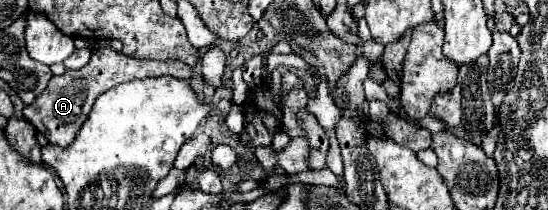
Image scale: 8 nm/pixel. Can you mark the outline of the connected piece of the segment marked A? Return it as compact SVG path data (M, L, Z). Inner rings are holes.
M98 48L92 60L84 68L66 70L62 76L52 76L46 90L32 104L24 106L24 118L30 120L36 126L36 130L48 138L50 144L68 148L74 142L78 130L82 128L86 116L90 114L94 100L106 90L128 80L164 76L164 74L176 76L180 80L190 80L192 72L194 70L188 64L182 64L180 60L138 60L122 52L114 52L112 48Z

